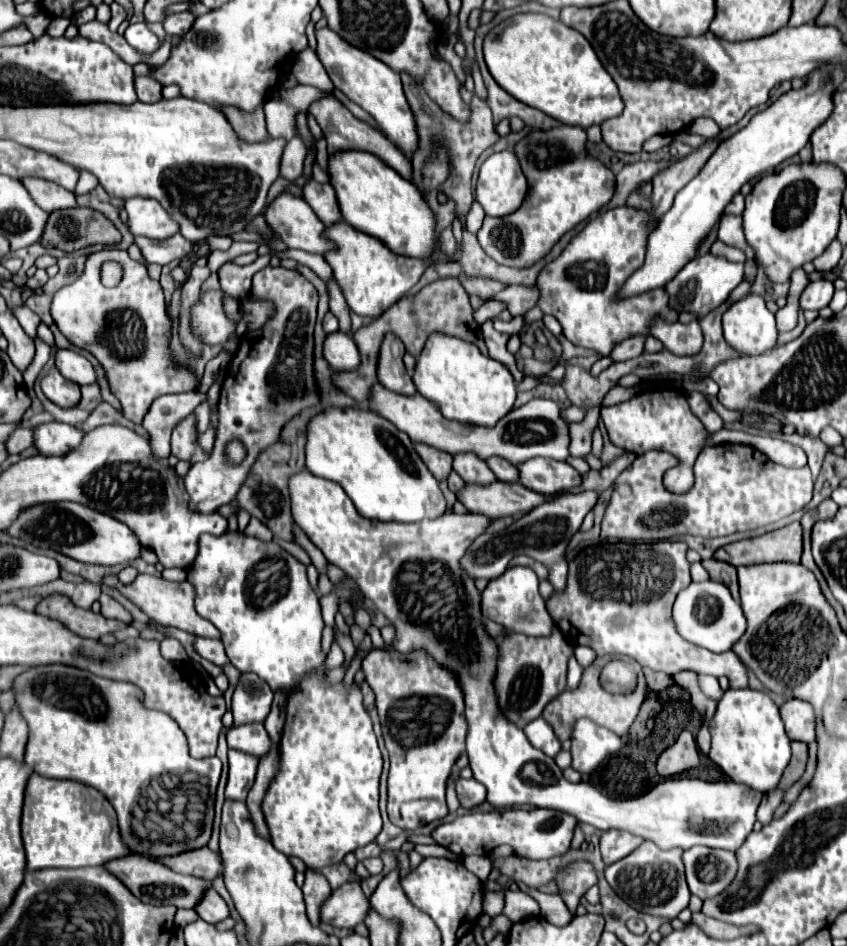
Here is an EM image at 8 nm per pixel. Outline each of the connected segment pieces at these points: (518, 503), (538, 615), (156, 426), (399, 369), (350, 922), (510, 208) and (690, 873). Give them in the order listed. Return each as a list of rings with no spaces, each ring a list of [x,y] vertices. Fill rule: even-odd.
[[[500,480],[492,484],[466,484],[456,496],[470,512],[480,512],[490,518],[520,516],[540,506],[548,498],[536,494],[522,484],[504,484]]]
[[[512,566],[500,578],[490,580],[482,592],[480,610],[486,618],[502,624],[508,632],[520,632],[526,636],[548,636],[554,624],[538,592],[538,578],[526,566]]]
[[[192,391],[160,396],[152,404],[148,414],[144,416],[142,426],[148,430],[148,440],[156,458],[170,456],[170,432],[186,414],[194,412],[195,408],[206,400],[206,394]]]
[[[388,332],[388,336],[384,336],[380,344],[380,364],[376,368],[378,382],[396,394],[414,394],[416,388],[412,378],[404,370],[402,356],[404,344],[400,344],[400,340],[396,340],[392,332]]]
[[[344,884],[332,892],[322,906],[322,922],[338,928],[354,928],[366,920],[370,900],[364,896],[360,884]]]
[[[492,154],[480,168],[476,200],[488,216],[512,214],[520,208],[528,192],[526,176],[516,160],[516,154]]]
[[[694,846],[686,850],[684,866],[690,892],[702,900],[724,892],[738,872],[734,852],[714,850],[708,846]]]

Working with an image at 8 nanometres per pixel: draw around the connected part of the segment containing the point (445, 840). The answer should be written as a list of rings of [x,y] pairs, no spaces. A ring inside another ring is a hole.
[[[534,808],[534,810],[494,810],[494,812],[476,812],[460,816],[452,822],[440,824],[434,830],[434,840],[448,848],[456,856],[488,856],[496,846],[508,844],[514,848],[516,854],[530,858],[530,860],[546,860],[554,856],[562,856],[568,852],[572,834],[578,820],[564,812],[556,812],[550,808]],[[496,842],[496,844],[494,844]]]

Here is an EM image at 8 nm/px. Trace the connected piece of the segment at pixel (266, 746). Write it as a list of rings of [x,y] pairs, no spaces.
[[[260,722],[232,728],[226,734],[226,740],[228,740],[228,748],[240,750],[240,752],[256,756],[256,758],[262,758],[272,748],[272,740],[270,740],[264,724],[260,724]]]

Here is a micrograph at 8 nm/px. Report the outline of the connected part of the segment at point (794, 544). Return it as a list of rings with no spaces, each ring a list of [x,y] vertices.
[[[792,522],[784,528],[766,532],[764,536],[740,540],[736,544],[726,544],[714,552],[716,560],[728,562],[732,566],[752,566],[764,562],[800,562],[802,554],[802,528]]]

